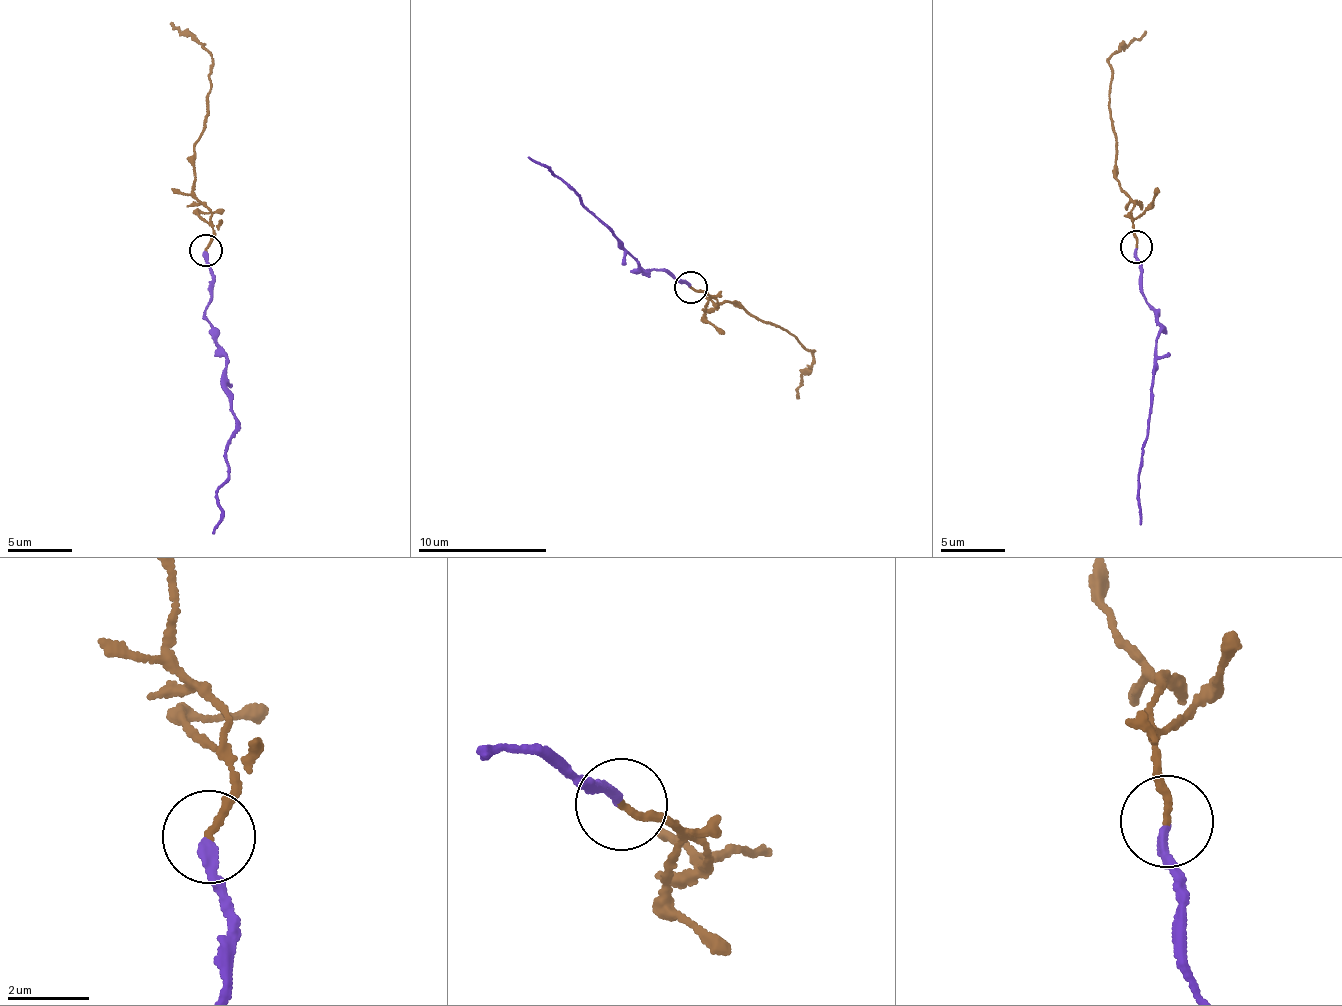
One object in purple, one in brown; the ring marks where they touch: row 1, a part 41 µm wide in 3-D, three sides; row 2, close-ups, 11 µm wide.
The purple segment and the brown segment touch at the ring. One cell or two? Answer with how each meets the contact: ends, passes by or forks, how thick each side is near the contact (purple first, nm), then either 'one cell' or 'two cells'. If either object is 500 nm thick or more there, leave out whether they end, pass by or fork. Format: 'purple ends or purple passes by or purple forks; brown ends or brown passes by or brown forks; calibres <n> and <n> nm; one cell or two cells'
purple ends; brown ends; calibres 240 and 170 nm; two cells

